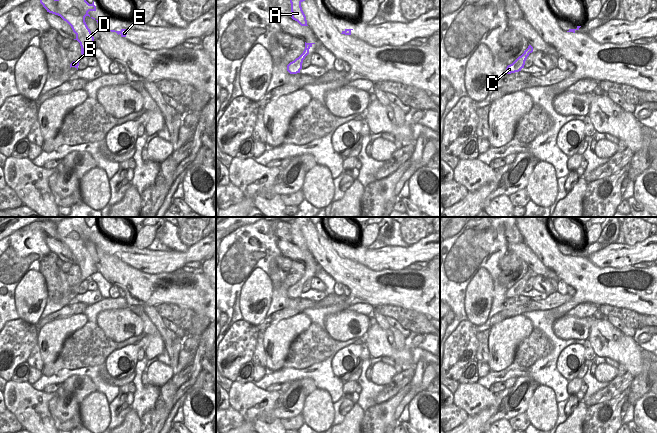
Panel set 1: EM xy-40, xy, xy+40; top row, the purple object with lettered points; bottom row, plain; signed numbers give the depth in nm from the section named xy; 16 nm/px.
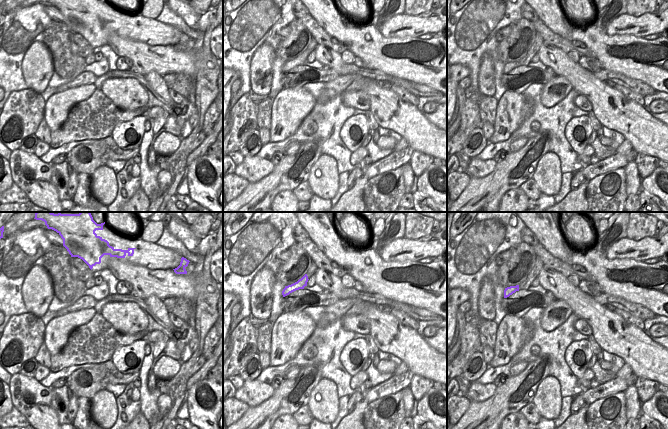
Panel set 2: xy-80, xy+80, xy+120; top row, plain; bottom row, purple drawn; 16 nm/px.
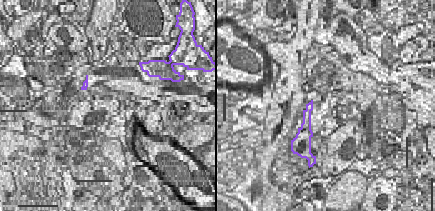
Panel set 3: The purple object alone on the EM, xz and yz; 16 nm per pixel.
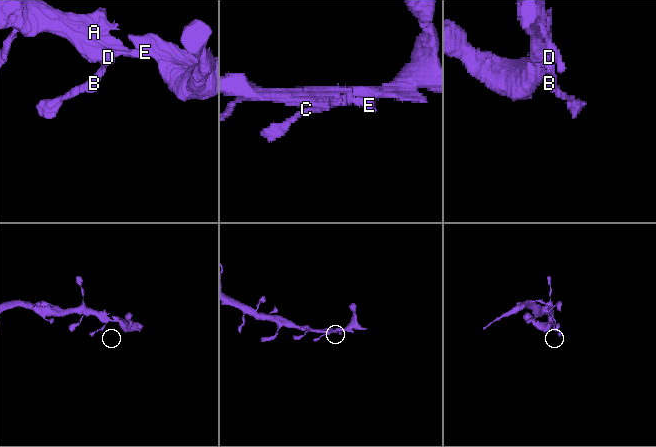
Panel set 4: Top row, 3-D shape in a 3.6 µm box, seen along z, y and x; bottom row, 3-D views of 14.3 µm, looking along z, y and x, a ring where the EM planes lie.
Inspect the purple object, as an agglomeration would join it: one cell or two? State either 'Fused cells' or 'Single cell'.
Single cell

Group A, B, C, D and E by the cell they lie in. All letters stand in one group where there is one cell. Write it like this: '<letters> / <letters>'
A B C D E

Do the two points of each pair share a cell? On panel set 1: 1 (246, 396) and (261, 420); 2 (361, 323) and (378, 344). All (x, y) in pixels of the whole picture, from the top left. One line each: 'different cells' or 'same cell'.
1: same cell
2: different cells

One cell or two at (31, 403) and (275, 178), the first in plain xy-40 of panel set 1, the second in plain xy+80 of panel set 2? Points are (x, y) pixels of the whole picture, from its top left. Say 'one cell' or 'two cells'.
two cells

